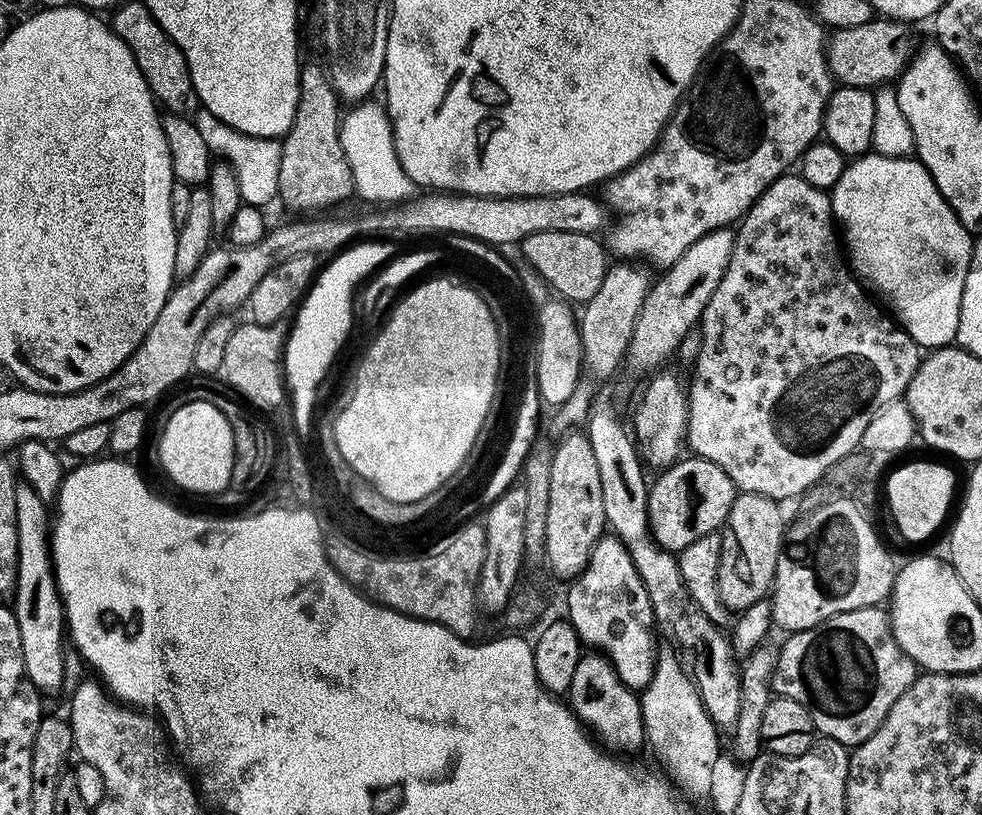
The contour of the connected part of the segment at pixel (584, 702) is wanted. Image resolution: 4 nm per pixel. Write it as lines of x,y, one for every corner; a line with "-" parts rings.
602,654
581,655
578,670
574,670
574,682
570,682
566,693
566,703
576,713
576,719
590,729
605,749
616,754
632,752
640,743
645,743
640,699
633,689
625,686
612,663

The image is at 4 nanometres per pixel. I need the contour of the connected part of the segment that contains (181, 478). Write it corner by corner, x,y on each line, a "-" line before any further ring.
211,399
192,400
189,404
184,404
181,408
176,408
172,412
172,417
164,424
164,433
160,436
160,464
164,467
164,472
180,488
185,488
188,492
220,492
224,487
232,484
232,467
234,466
234,434
230,434
230,422
226,422
226,414

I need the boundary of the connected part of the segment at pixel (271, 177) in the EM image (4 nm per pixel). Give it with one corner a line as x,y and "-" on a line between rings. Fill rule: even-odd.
199,109
194,119
198,132
205,139
209,149
219,157
227,160
238,175
240,199
249,207
264,208
277,199
278,173
281,166
281,141
275,137
248,135
226,126
209,111

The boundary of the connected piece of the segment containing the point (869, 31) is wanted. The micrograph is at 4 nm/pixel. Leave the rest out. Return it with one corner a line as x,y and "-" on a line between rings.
873,18
862,26
837,28
827,37
828,69
840,86
854,86
875,90
895,81
908,67
914,55
912,32
902,20

